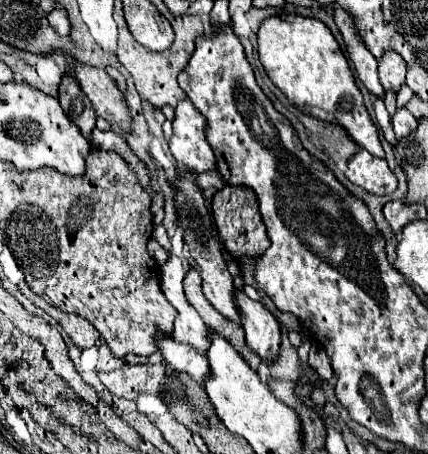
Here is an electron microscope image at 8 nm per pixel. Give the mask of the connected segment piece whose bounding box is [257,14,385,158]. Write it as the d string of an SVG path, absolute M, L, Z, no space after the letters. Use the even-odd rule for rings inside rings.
M295 14L269 16L267 20L263 20L257 32L257 42L259 60L267 76L297 110L319 120L335 120L361 148L379 158L385 156L379 142L377 126L367 114L363 96L355 84L347 58L343 56L341 46L331 30L321 20Z

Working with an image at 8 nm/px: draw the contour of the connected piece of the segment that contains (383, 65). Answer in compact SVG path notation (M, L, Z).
M385 52L379 60L379 80L385 92L399 92L405 86L405 64L397 52Z

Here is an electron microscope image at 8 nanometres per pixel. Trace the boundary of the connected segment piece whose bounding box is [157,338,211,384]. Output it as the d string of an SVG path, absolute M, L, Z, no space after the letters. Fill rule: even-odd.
M157 338L157 340L159 340L159 352L167 362L167 366L171 366L177 372L189 374L199 384L205 384L211 378L207 358L199 356L195 348L187 344L177 344L171 338Z

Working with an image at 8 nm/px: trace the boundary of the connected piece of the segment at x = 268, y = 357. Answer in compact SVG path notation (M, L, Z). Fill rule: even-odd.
M237 292L239 310L243 312L243 330L249 348L265 362L275 362L281 352L281 326L275 316L245 292Z

